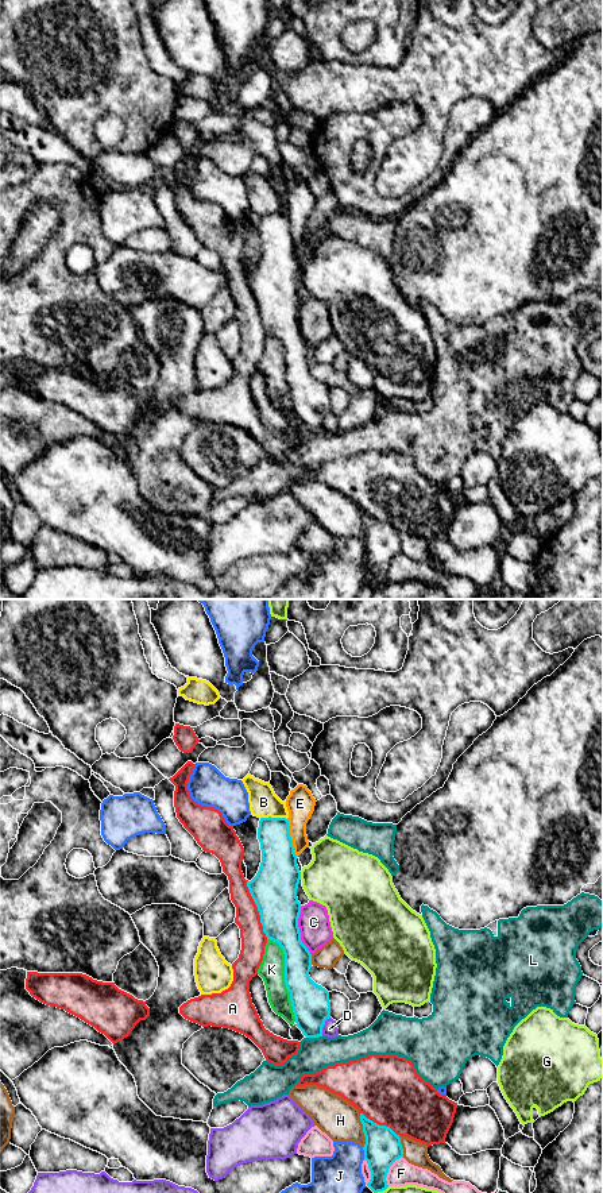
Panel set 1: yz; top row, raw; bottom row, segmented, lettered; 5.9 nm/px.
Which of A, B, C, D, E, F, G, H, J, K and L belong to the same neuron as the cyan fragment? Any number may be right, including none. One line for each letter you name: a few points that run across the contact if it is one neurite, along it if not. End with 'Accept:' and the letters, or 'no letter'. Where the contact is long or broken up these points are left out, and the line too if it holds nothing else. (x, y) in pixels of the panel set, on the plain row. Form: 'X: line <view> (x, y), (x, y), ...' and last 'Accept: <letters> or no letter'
Accept: no letter

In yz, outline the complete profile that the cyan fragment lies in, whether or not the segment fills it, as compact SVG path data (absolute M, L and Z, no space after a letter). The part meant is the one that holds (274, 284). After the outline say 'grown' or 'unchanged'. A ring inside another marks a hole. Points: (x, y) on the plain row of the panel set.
M260 213L258 223L258 235L260 238L262 258L256 271L247 277L250 289L258 302L260 318L267 335L277 337L285 350L285 379L290 387L290 397L297 422L306 433L322 432L325 416L331 413L329 387L316 379L310 371L312 350L301 336L298 313L301 298L297 293L297 285L301 275L301 267L297 260L290 221L286 213Z; unchanged

